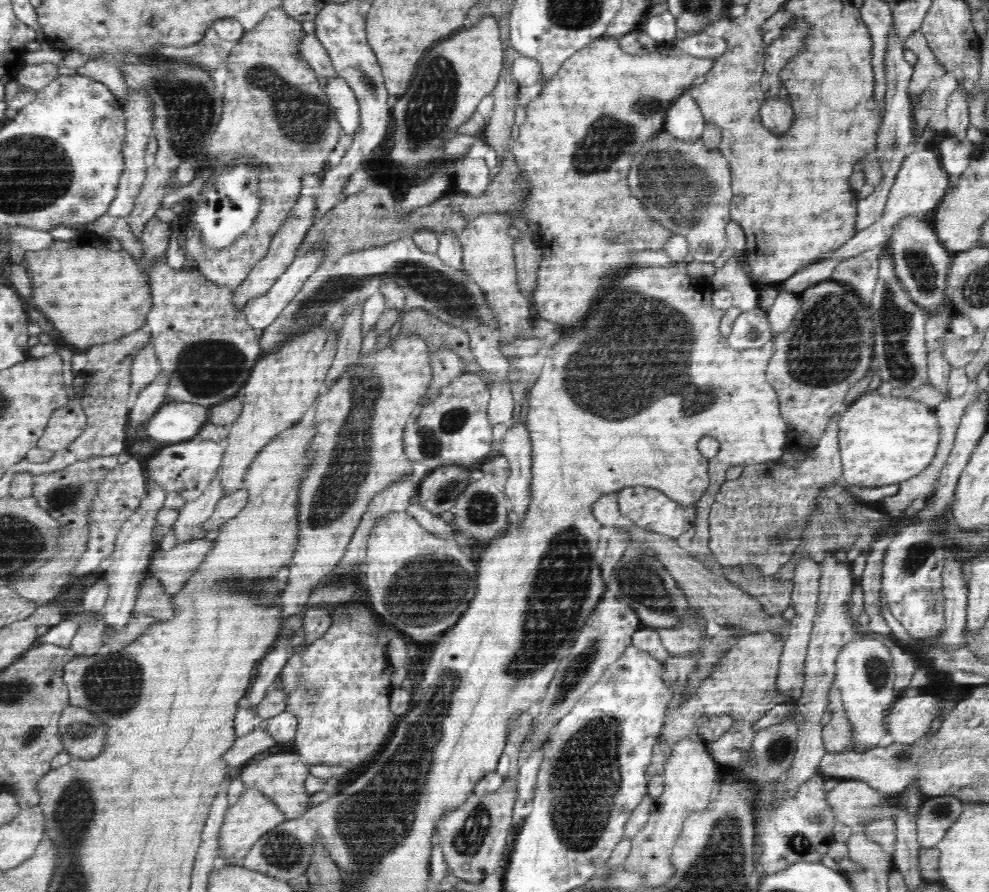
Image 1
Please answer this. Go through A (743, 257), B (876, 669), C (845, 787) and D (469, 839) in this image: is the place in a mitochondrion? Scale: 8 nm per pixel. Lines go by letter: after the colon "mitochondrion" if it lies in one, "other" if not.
A: other
B: mitochondrion
C: other
D: mitochondrion

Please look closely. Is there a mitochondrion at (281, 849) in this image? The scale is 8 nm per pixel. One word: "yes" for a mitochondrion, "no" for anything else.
yes

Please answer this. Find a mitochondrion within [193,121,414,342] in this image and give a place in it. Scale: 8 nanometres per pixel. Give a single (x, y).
(332, 288)

